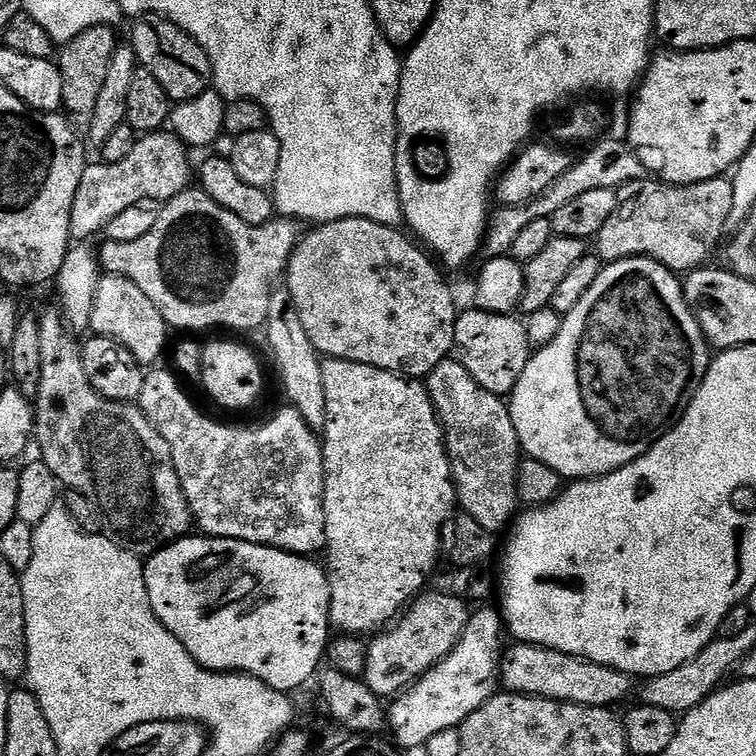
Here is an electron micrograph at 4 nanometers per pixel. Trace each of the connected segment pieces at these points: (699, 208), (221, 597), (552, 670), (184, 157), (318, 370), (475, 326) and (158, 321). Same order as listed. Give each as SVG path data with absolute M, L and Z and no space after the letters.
M659 178L631 180L616 189L618 206L606 226L594 237L594 252L601 261L611 262L631 256L649 256L662 262L671 272L687 274L705 267L708 255L716 248L724 228L729 227L730 210L734 206L734 190L731 179L717 178L701 184L666 184Z
M189 534L181 540L176 540L165 548L151 553L143 561L144 581L146 582L146 594L150 598L150 606L154 614L169 629L175 637L182 642L183 648L195 657L204 669L214 672L244 672L266 682L272 689L279 692L293 693L294 689L304 685L311 677L317 675L320 660L325 657L328 641L332 632L329 618L330 586L328 574L323 567L315 564L315 559L304 554L284 552L281 548L270 548L267 544L251 544L245 540L227 540L221 536L206 536L203 534Z
M516 642L513 645L502 660L502 684L507 691L595 708L612 708L632 692L633 677L610 666L553 648L541 648L539 644Z
M161 130L159 132L149 132L141 135L137 139L134 151L127 158L122 158L122 162L106 164L103 162L89 163L82 174L82 182L78 182L78 194L74 194L74 206L70 210L70 230L73 241L88 242L91 236L100 236L104 227L110 222L110 218L122 214L122 210L127 210L130 206L147 204L149 202L167 202L175 198L178 194L189 191L191 182L194 180L194 160L190 157L190 149L175 132L171 130Z
M277 290L270 298L270 314L266 325L268 344L272 347L272 356L276 359L276 368L280 371L280 380L284 383L287 403L309 424L313 432L323 433L326 426L326 389L322 383L322 357L310 342L302 318L294 306L294 298L286 290Z
M469 306L465 312L463 309L457 315L455 355L460 364L470 370L470 378L474 378L474 382L478 382L482 390L490 390L490 394L501 398L511 397L533 351L526 334L526 323L519 315L503 316L475 306Z
M107 274L101 275L98 290L94 294L94 314L90 328L95 335L109 336L122 342L122 346L126 346L126 350L134 354L139 364L145 366L152 366L163 354L170 335L168 323L162 318L154 302L150 302L150 298L146 298L146 294L142 294L142 290L134 286L134 282Z

